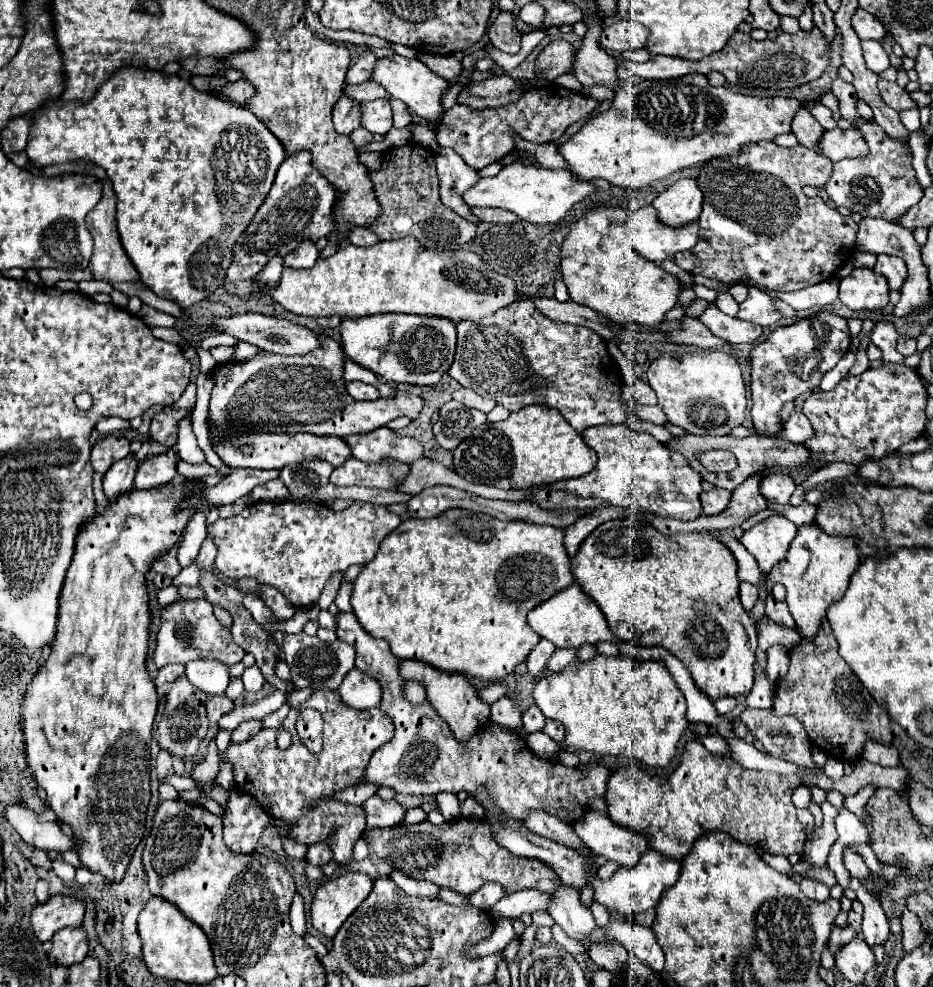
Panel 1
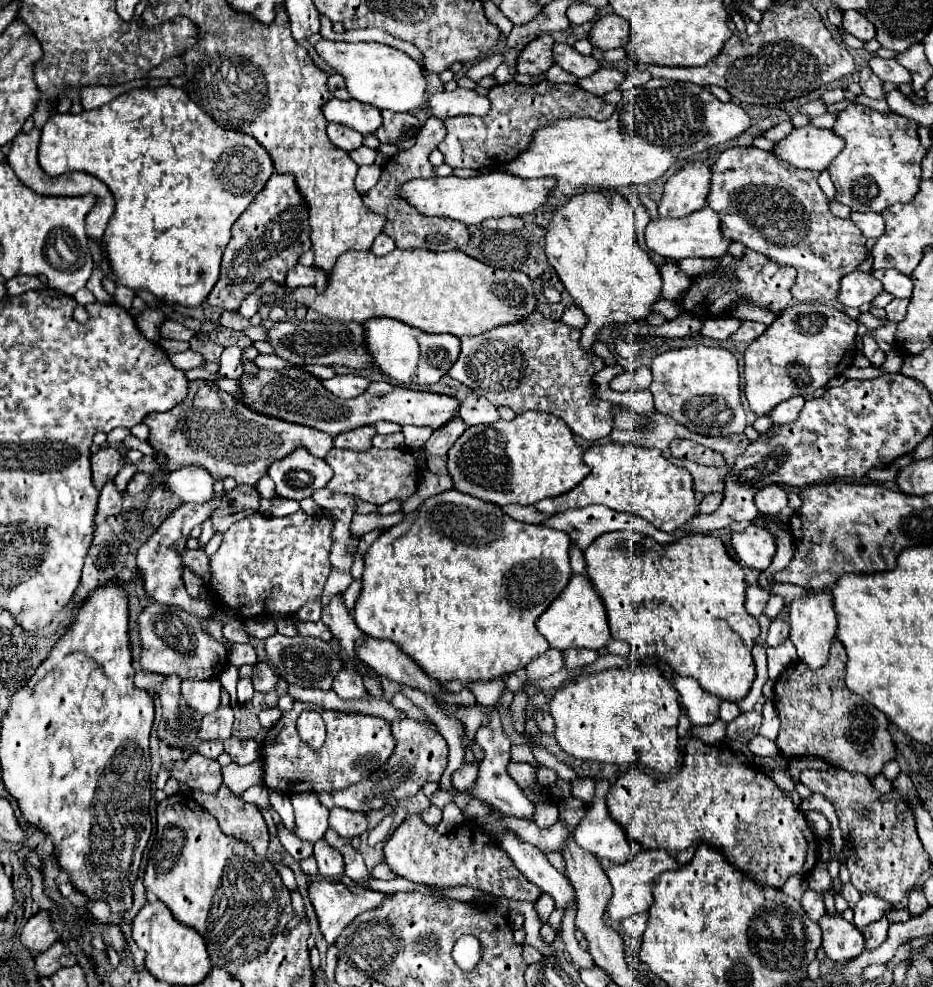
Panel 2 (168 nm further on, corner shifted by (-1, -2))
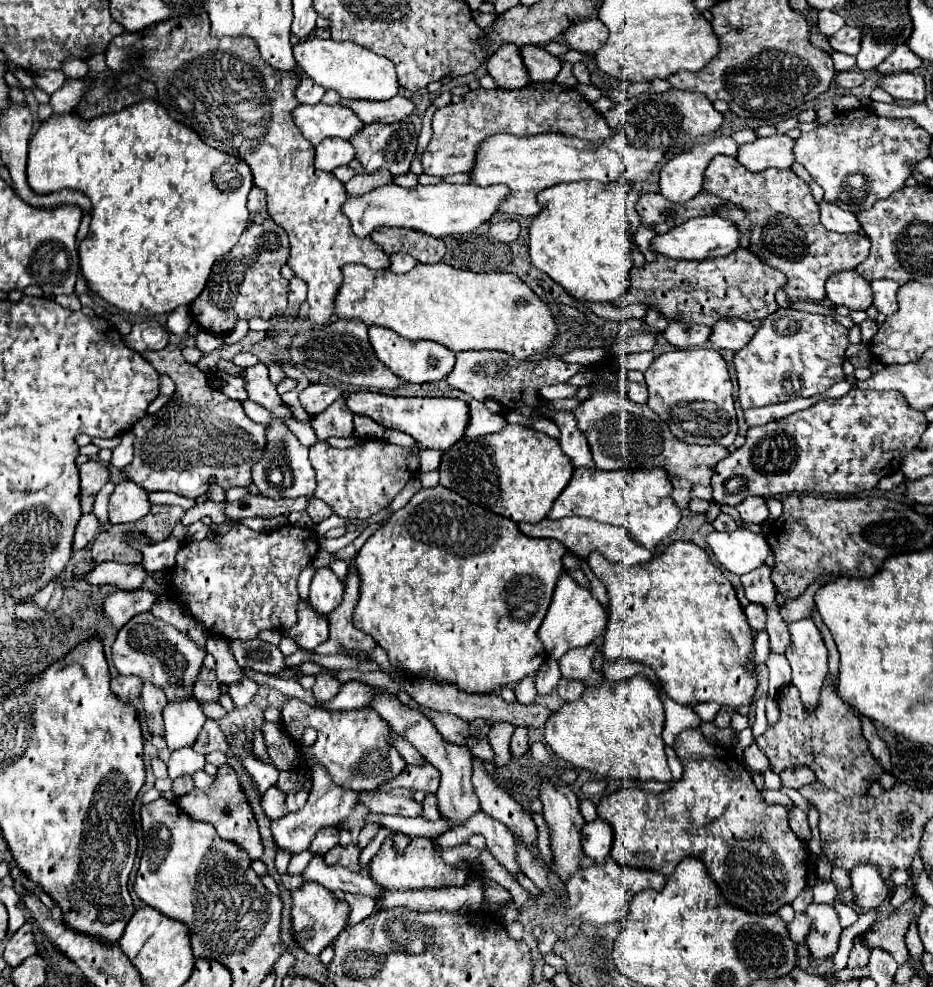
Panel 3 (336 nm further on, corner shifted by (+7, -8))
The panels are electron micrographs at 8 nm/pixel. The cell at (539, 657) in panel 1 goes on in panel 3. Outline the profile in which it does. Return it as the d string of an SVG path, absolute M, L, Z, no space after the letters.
M545 660L535 672L535 688L539 694L549 694L561 680L561 672L555 660Z

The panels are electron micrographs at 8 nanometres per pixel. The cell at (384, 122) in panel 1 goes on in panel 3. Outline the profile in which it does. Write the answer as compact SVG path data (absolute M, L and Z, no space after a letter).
M313 104L293 110L295 124L299 126L301 134L317 146L323 138L345 138L349 140L353 134L363 130L363 122L351 108L345 106L327 106L327 104Z

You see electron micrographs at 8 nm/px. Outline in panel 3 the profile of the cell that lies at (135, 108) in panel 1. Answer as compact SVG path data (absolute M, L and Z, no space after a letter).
M141 100L133 106L123 108L121 112L111 112L111 114L103 114L103 116L95 116L91 120L81 118L79 114L51 114L47 120L41 122L39 130L33 134L31 142L29 142L29 160L27 160L27 180L29 186L39 192L39 194L49 194L49 192L57 192L63 188L75 188L85 192L91 198L93 204L93 212L91 212L91 234L87 236L78 246L79 264L81 264L81 272L85 276L85 280L89 282L89 288L99 294L103 300L107 300L109 304L131 312L131 314L139 314L139 316L149 316L149 314L169 314L173 312L177 306L187 306L195 300L195 296L199 296L207 284L207 278L211 274L211 270L215 260L219 256L223 256L225 252L229 252L241 232L245 230L247 222L249 222L249 210L247 210L247 196L253 188L253 174L249 164L245 164L241 158L231 156L231 154L223 154L217 152L215 148L207 146L199 134L193 128L187 128L185 124L173 120L169 116L169 112L165 110L165 106L161 106L155 100Z

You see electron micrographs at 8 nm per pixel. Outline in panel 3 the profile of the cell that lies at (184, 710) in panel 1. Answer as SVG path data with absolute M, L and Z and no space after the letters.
M145 682L143 690L141 690L141 700L147 712L147 724L149 724L149 732L163 736L163 718L161 718L161 710L167 704L167 696L163 692L163 688Z

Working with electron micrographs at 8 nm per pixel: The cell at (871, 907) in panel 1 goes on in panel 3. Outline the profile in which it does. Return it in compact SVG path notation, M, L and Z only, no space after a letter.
M859 934L855 940L853 940L853 948L851 948L851 954L849 954L849 968L859 968L859 966L865 966L869 962L869 954L871 954L871 948L865 946L865 938L863 934Z

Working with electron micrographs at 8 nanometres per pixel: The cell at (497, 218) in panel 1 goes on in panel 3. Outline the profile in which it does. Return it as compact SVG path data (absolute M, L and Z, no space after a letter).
M505 220L505 222L495 222L489 228L489 234L499 240L499 242L513 242L519 236L519 224L515 220Z

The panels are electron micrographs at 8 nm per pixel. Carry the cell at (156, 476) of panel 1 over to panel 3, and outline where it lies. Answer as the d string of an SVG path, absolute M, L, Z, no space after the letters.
M125 480L115 486L115 492L109 500L109 520L111 524L125 524L143 518L149 512L147 492L135 482Z

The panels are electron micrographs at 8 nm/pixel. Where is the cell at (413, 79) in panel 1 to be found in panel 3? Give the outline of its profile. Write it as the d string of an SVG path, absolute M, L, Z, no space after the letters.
M313 36L311 40L303 40L297 46L293 46L293 54L295 54L297 64L303 68L307 76L311 76L325 90L337 90L341 98L381 102L381 100L389 100L399 94L401 86L397 82L393 62L359 44L335 42L331 38L321 40Z

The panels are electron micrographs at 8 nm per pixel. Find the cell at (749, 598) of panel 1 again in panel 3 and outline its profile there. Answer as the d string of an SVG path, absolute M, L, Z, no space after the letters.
M747 604L747 606L743 608L743 612L745 612L745 616L747 616L749 626L751 626L755 632L765 626L767 614L765 614L765 610L763 610L761 604Z

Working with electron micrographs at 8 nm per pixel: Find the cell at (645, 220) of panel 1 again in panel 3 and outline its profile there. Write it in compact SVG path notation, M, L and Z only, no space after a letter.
M703 216L703 218L691 218L673 230L653 236L649 242L649 250L667 258L675 260L705 260L705 258L715 258L715 256L727 256L735 248L739 248L739 230L729 224L729 220L721 220L719 216Z

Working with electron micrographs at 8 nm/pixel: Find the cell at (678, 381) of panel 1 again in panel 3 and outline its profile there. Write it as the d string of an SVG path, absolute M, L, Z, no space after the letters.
M691 348L661 354L645 370L649 386L647 406L671 428L671 432L689 444L731 446L737 438L737 416L733 408L733 384L721 354L713 348Z

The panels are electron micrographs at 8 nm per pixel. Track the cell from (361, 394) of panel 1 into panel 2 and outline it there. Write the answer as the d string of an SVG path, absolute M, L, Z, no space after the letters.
M337 374L331 380L323 380L323 388L327 388L331 394L339 398L355 398L365 392L369 386L369 380L355 374Z

